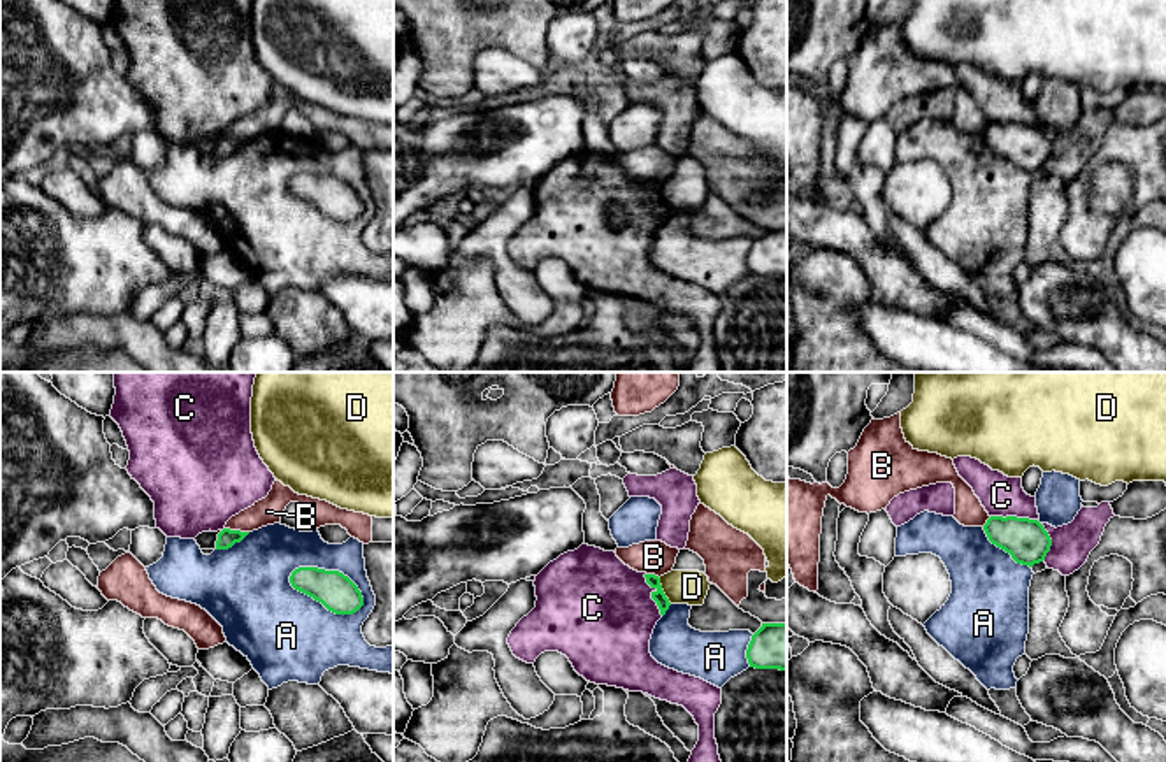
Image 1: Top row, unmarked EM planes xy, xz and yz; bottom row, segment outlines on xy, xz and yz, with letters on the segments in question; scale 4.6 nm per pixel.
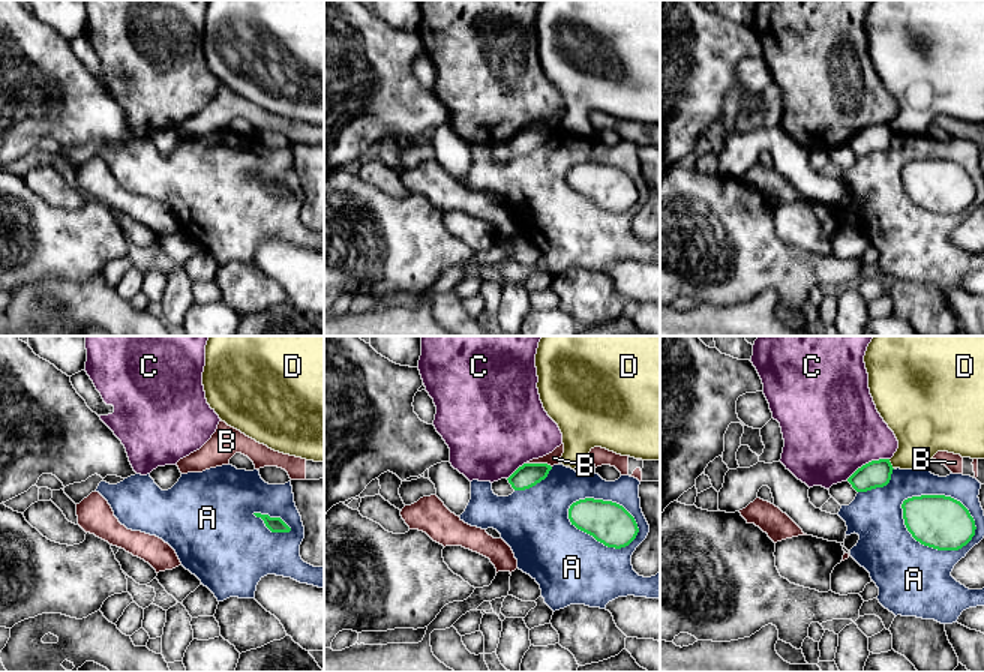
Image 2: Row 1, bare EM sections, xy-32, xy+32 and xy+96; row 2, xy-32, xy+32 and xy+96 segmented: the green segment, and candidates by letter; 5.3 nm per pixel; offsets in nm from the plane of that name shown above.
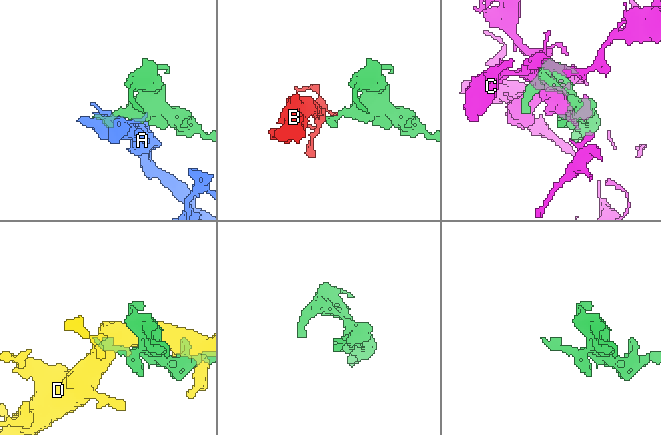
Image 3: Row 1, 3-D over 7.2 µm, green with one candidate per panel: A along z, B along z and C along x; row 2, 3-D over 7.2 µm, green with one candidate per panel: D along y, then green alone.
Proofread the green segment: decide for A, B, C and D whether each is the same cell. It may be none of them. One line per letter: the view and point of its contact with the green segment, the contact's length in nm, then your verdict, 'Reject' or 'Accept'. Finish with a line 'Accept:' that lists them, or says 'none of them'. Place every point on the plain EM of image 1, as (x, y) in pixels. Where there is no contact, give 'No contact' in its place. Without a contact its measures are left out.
A: Touches green at xy (323, 211). Shared border 380 nm. Reject
B: Touches green at xy (237, 137). Shared border 110 nm. Reject
C: Touches green at yz (1033, 127). Shared border 320 nm. Reject
D: Touches green at xz (662, 197). Shared border 130 nm. Reject
Accept: none of them

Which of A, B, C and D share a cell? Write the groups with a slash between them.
A / B / C / D

